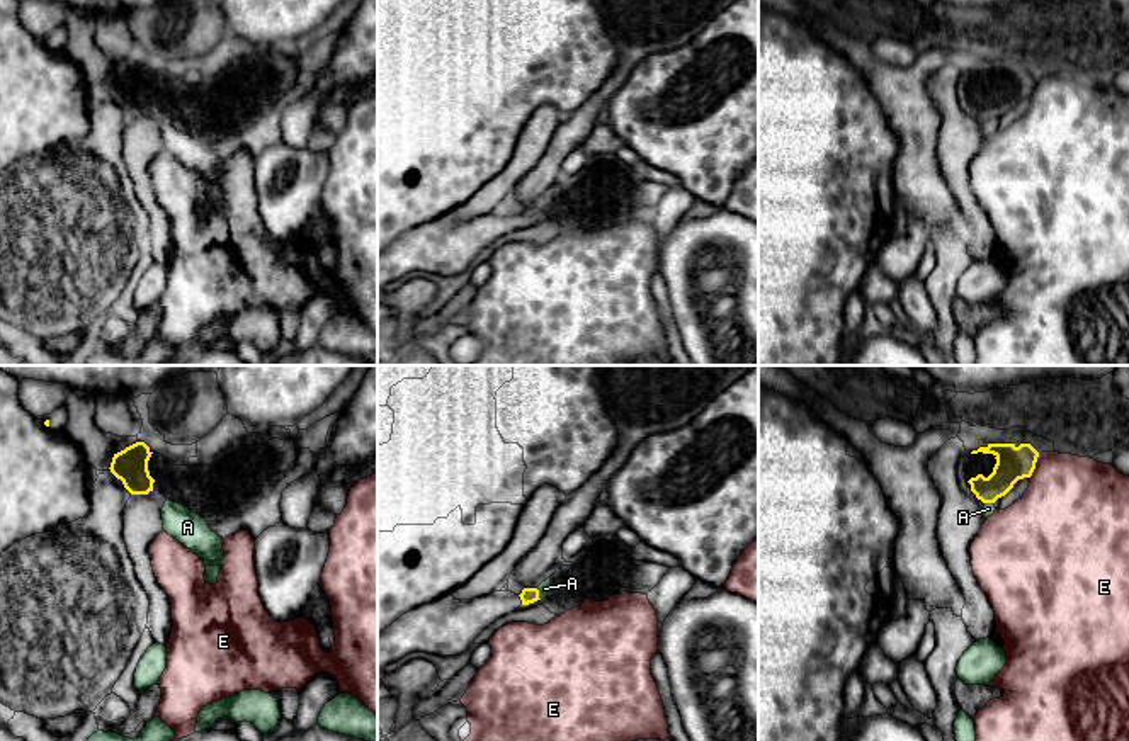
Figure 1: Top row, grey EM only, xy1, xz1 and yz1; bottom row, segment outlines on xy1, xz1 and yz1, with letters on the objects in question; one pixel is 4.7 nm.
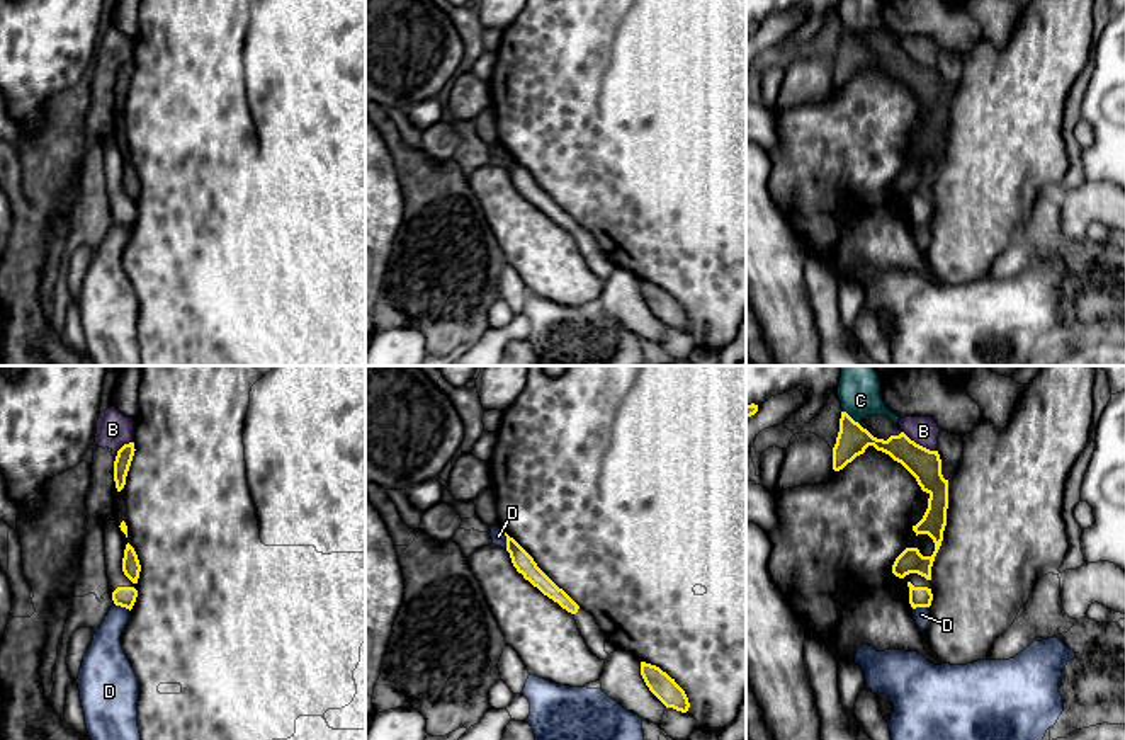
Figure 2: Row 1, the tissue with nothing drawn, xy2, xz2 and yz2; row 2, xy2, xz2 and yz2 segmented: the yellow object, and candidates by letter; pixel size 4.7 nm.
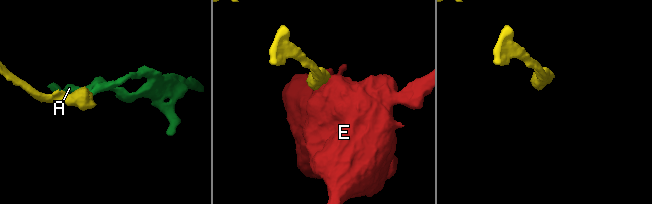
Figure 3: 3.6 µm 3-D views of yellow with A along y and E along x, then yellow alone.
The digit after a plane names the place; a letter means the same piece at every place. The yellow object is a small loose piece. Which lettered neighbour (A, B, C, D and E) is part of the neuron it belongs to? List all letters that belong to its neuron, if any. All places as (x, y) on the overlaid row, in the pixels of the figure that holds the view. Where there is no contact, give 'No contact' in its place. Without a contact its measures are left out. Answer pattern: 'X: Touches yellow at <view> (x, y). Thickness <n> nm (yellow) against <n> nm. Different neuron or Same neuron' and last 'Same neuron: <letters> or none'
A: Touches yellow at xz1 (538, 593). Thickness 80 nm (yellow) against 60 nm. Same neuron
B: Touches yellow at yz2 (918, 444). Thickness 150 nm (yellow) against 140 nm. Different neuron
C: Touches yellow at yz2 (850, 417). Thickness 150 nm (yellow) against 200 nm. Different neuron
D: Touches yellow at xz2 (507, 540). Thickness 90 nm (yellow) against 70 nm. Different neuron
E: Touches yellow at yz1 (1034, 466). Thickness 160 nm (yellow) against 440 nm. Different neuron
Same neuron: A

